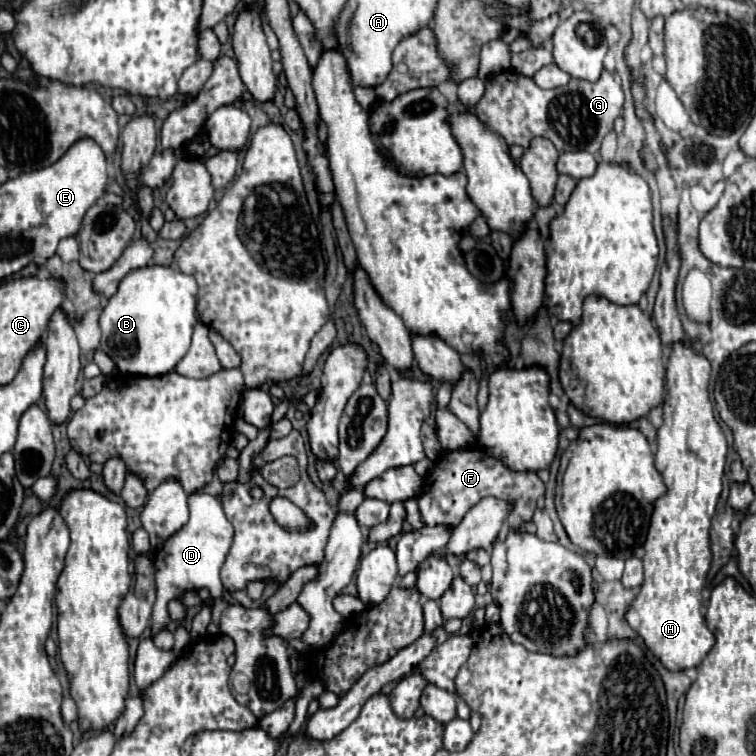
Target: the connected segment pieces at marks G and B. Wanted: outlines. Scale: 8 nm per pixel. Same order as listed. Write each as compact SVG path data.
M512 69L496 73L486 81L486 91L476 103L474 111L482 123L500 133L508 145L530 145L534 137L550 139L560 153L588 151L596 153L604 135L612 131L614 121L622 115L624 93L616 73L604 71L596 83L572 79L558 89L540 89L530 77L514 73Z
M152 265L152 267L142 267L128 273L122 279L116 295L110 297L108 305L104 307L100 315L100 329L102 329L100 349L116 363L116 367L122 373L134 373L134 375L144 375L144 377L158 377L158 375L170 373L190 347L192 329L198 321L196 319L196 291L198 291L198 285L194 277L182 273L176 267Z

